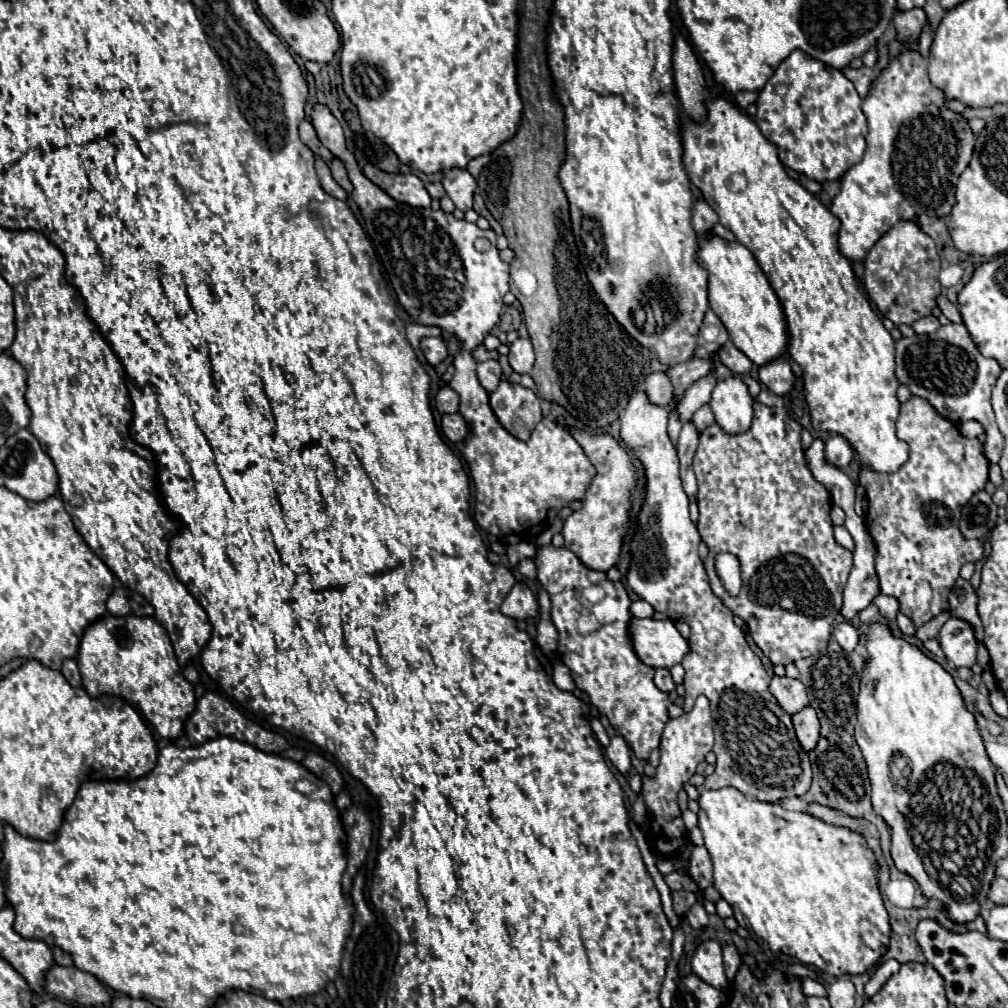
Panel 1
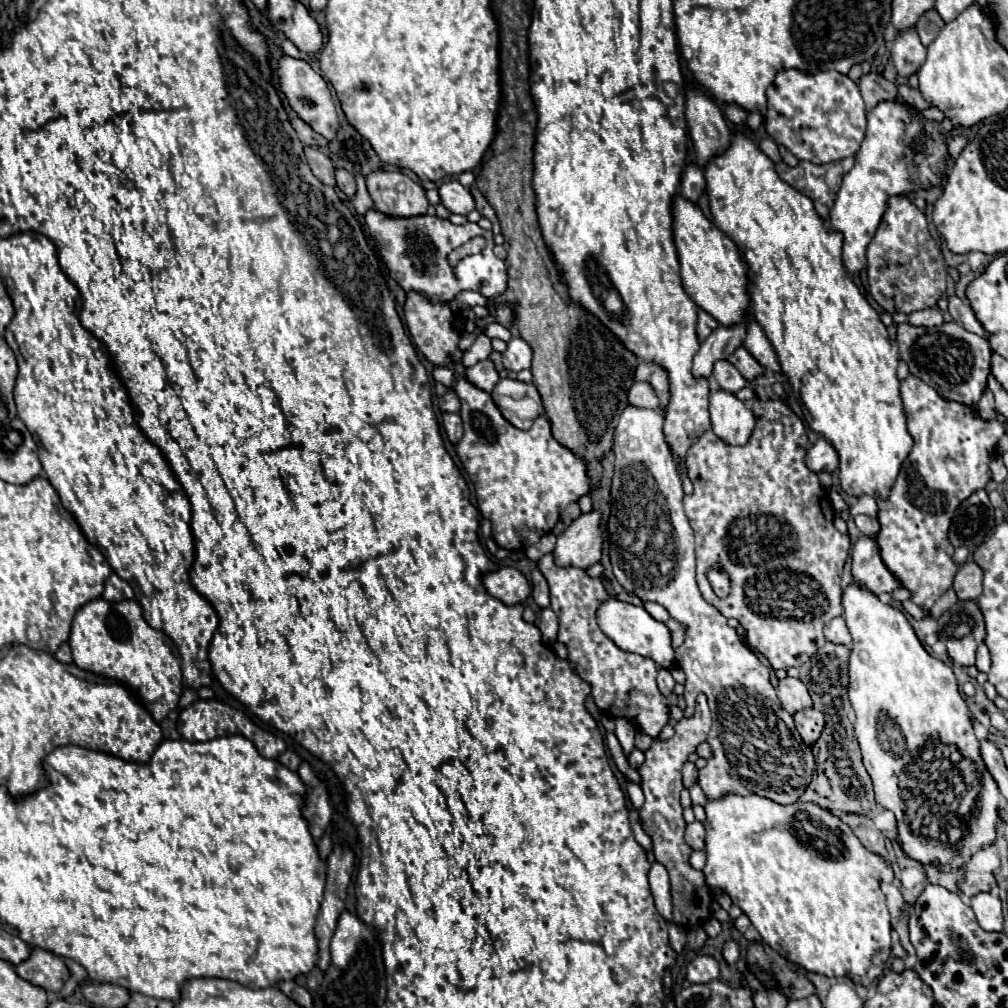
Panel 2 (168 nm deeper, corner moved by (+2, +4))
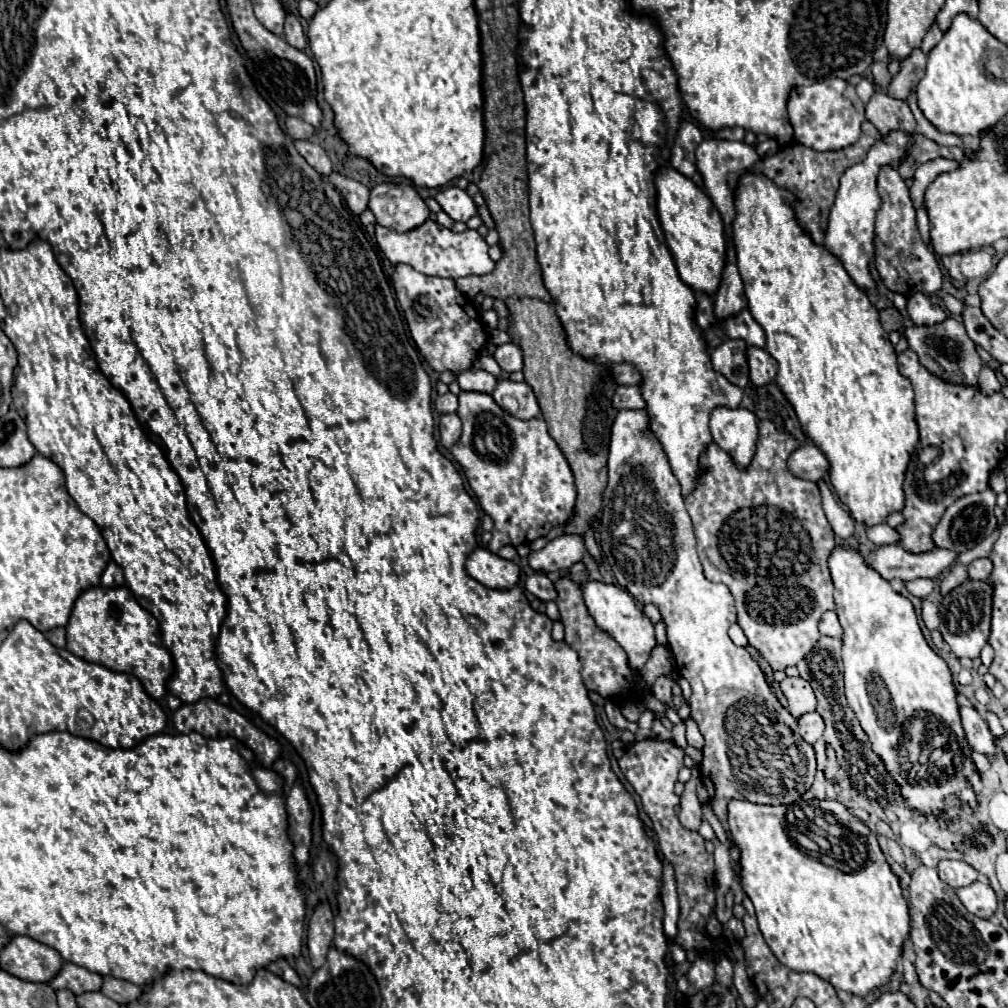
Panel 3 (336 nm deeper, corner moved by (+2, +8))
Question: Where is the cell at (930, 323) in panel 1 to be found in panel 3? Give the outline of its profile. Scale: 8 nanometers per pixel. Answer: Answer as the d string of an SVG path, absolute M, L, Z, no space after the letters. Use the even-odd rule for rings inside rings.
M919 292L907 300L907 312L915 326L933 326L947 318L947 314L941 306L935 306L929 300L929 296L919 294Z

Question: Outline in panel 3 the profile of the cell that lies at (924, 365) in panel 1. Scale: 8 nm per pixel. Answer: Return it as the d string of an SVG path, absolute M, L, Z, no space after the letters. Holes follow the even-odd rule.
M947 318L945 322L939 322L937 326L911 326L905 328L905 336L909 342L909 348L917 352L921 364L943 378L945 382L957 382L957 384L977 384L977 376L981 370L981 358L975 352L973 340L967 336L965 326L959 320Z

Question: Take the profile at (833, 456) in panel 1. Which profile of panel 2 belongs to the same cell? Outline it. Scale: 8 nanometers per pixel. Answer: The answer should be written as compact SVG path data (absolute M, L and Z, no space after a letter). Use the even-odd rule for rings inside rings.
M819 438L811 450L807 450L807 458L805 458L805 464L813 470L813 472L819 472L819 470L825 470L825 472L833 472L839 468L839 456L837 456L837 450L833 448L833 444L825 438Z

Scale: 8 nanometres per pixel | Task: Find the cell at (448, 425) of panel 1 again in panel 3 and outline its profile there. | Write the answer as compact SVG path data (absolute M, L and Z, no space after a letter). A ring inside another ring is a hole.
M443 414L439 420L439 432L441 432L441 444L445 448L451 448L461 436L461 420L457 418L457 414Z

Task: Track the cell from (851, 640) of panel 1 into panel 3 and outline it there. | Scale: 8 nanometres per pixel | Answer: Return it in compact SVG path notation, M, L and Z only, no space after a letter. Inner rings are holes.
M825 612L819 620L819 632L823 636L833 636L833 638L841 638L843 636L843 630L841 630L841 624L839 624L839 618L835 612Z

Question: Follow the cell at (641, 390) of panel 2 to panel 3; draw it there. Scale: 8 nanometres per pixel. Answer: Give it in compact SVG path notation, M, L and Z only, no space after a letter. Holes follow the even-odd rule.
M617 386L611 402L613 402L615 410L625 410L625 408L641 410L645 406L645 400L641 396L639 386Z

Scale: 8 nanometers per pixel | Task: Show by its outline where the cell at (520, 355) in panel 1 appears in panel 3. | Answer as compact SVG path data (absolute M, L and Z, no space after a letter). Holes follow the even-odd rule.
M513 342L509 344L503 344L503 346L497 346L493 358L497 360L497 364L501 366L503 372L517 372L523 368L523 354L521 354L521 348Z

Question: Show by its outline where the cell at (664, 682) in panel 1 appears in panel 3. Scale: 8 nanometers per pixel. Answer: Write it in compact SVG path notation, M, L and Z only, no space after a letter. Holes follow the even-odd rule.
M659 676L659 678L655 680L655 684L651 686L651 692L653 692L653 696L655 696L659 702L669 704L669 702L671 702L671 686L673 686L673 682L671 682L669 678Z

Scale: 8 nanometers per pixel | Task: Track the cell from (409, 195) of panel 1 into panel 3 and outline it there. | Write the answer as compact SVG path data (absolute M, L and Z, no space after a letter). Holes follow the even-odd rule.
M379 184L379 186L375 186L371 190L369 210L375 214L379 226L391 228L395 232L409 232L409 230L421 226L431 214L427 204L421 200L421 196L407 184L405 184L405 190L401 186L395 186L395 184Z

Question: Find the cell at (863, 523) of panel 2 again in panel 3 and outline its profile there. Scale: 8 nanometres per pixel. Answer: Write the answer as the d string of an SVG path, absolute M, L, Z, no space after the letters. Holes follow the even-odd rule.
M887 524L867 528L867 536L877 546L883 546L883 544L899 544L901 542L901 534L895 528L887 526Z

